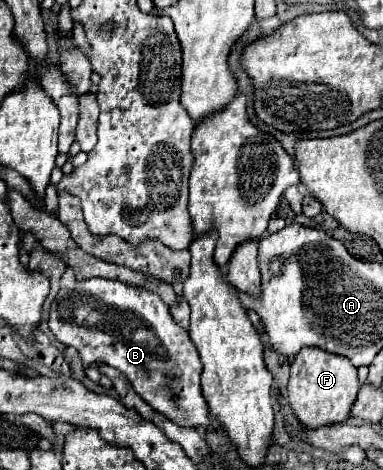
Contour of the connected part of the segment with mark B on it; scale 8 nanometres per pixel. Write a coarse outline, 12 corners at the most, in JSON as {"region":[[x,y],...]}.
{"region":[[77,281],[49,327],[181,427],[211,429],[197,347],[159,295]]}

